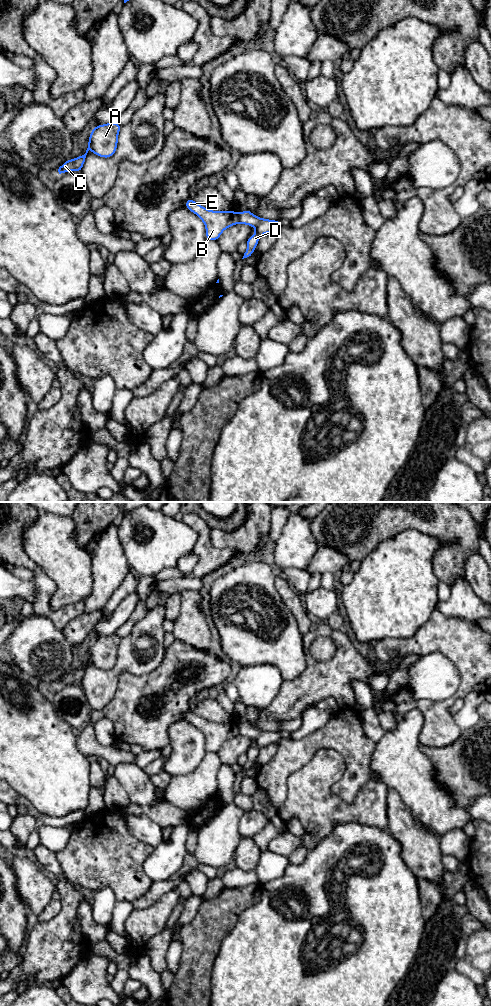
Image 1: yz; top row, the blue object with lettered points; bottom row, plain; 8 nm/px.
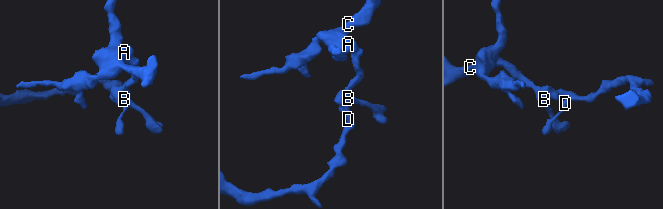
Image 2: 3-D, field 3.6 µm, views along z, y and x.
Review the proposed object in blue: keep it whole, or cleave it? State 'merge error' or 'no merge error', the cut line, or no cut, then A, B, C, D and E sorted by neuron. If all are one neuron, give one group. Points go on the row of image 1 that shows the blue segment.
merge error; cut in yz along (238, 213), (240, 222); A B C E / D

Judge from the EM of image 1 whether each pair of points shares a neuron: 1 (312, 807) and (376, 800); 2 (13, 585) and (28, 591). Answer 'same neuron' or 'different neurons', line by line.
1: same neuron
2: same neuron

